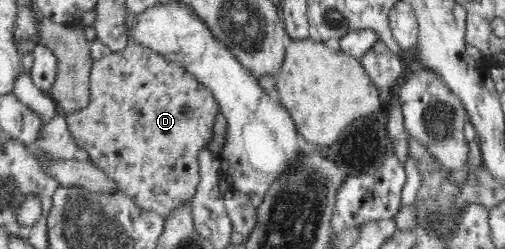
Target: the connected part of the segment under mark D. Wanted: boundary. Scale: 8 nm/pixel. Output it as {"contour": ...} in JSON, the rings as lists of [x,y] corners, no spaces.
{"contour":[[[133,34],[128,35],[121,50],[92,63],[89,90],[89,105],[75,113],[64,114],[68,135],[77,143],[78,149],[85,151],[91,162],[116,180],[119,188],[141,209],[154,211],[165,218],[173,209],[190,203],[200,181],[197,154],[213,137],[215,117],[220,113],[213,91],[180,62],[145,46]]]}

